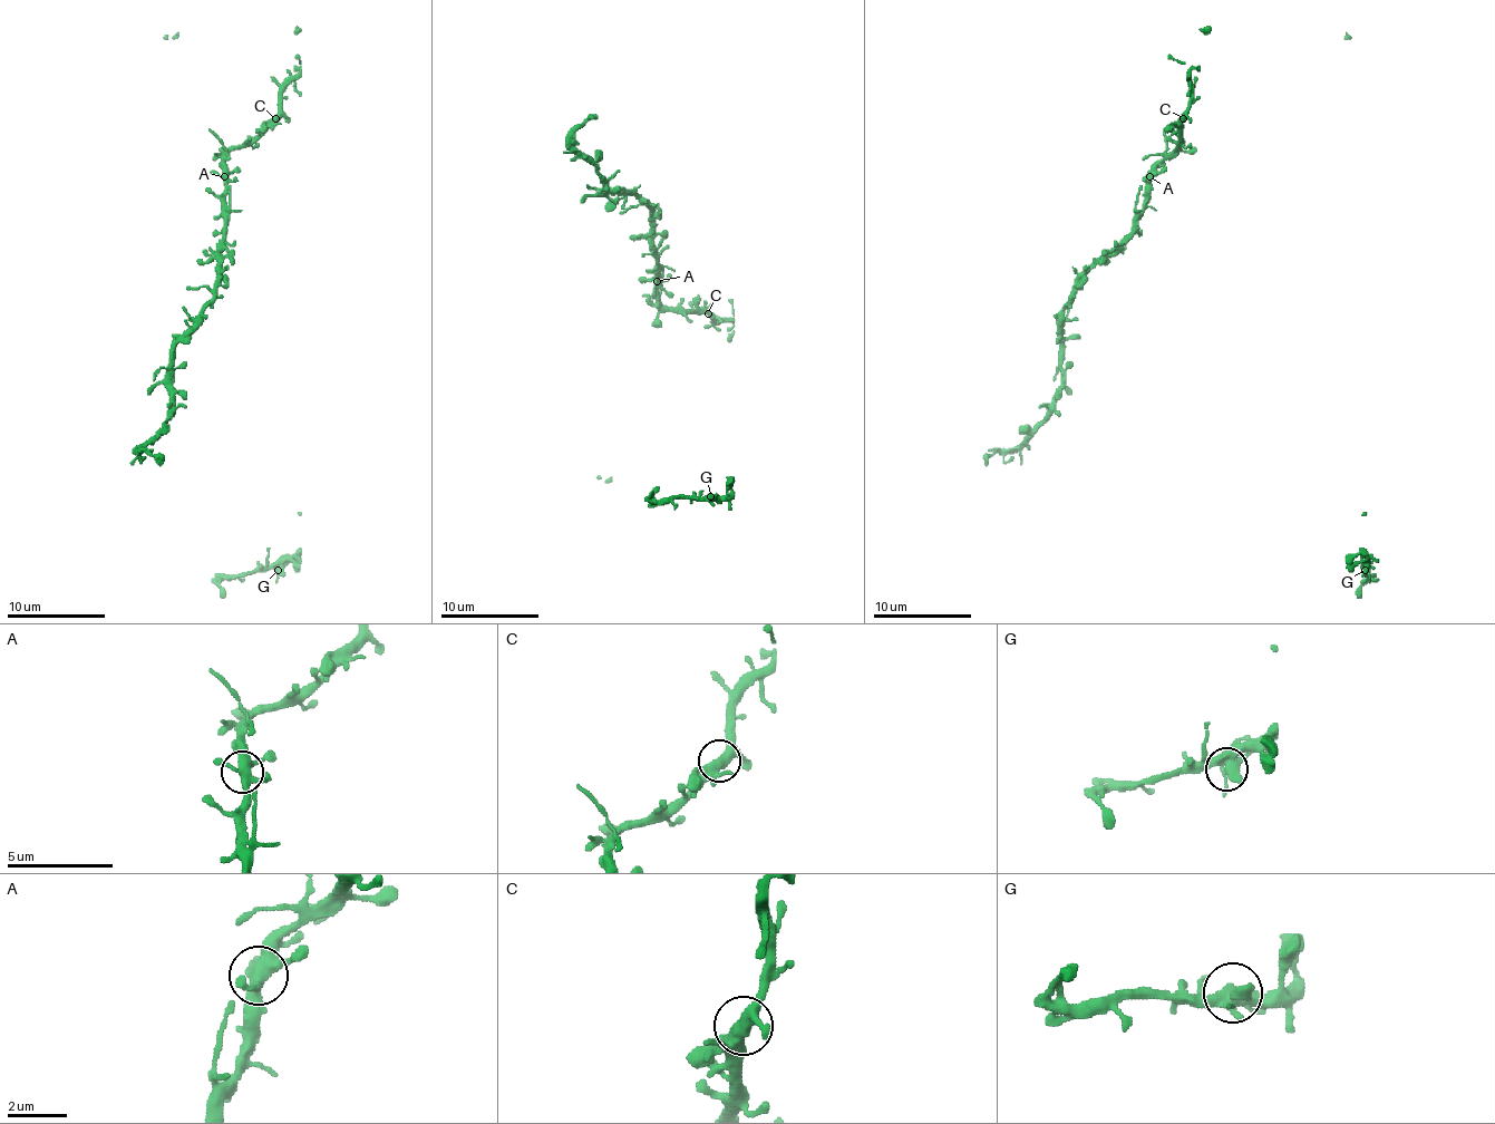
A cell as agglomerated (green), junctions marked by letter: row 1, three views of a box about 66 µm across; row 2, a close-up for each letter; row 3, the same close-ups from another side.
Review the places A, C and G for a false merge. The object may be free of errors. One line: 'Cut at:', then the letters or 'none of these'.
Cut at: none of these

